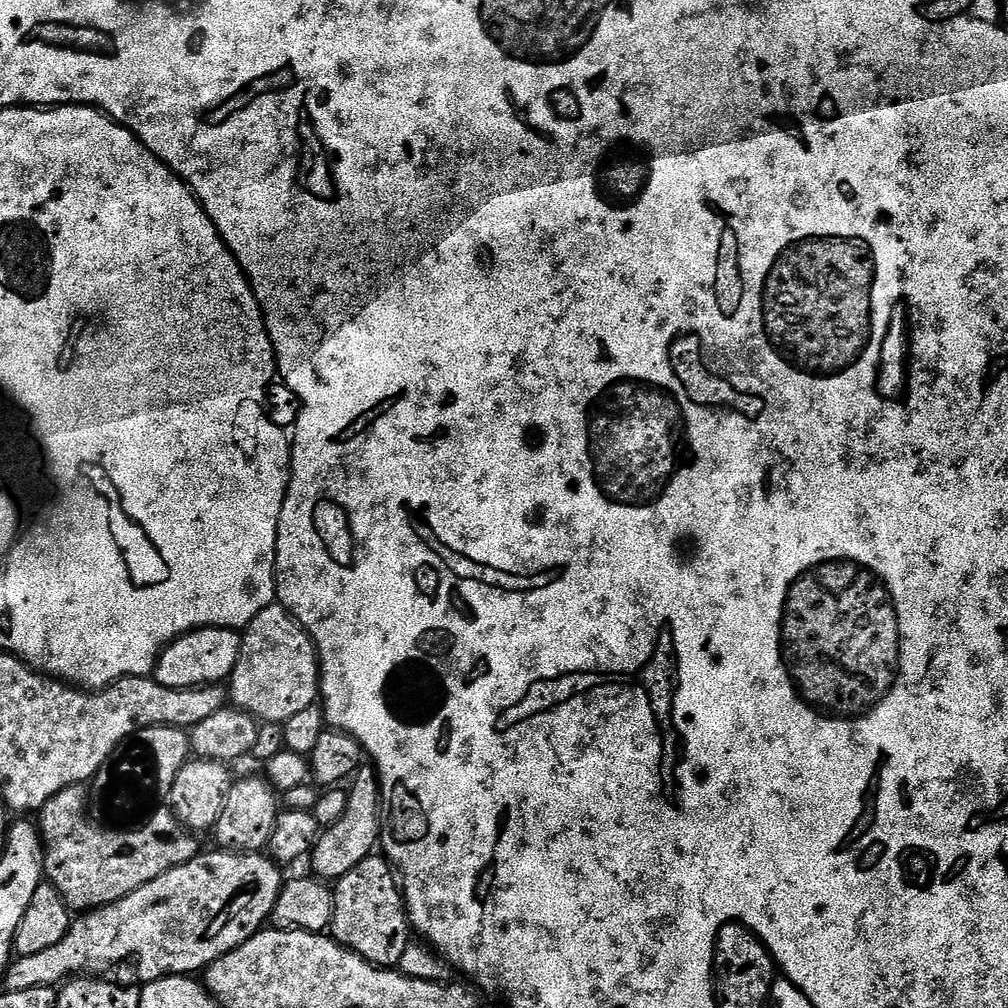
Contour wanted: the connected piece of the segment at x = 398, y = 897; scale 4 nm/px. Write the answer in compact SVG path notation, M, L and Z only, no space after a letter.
M380 854L366 857L350 870L350 874L335 881L334 899L330 925L332 939L376 968L395 969L399 966L414 932L408 923L408 906L393 865Z

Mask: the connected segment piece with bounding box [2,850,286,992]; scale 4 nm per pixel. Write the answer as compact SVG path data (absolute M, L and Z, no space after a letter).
M201 851L190 862L174 866L174 870L166 870L166 874L146 882L146 886L138 886L134 894L126 894L126 898L118 902L77 915L68 928L66 938L62 938L58 946L50 946L38 954L16 956L13 959L8 969L2 973L3 991L21 992L46 988L85 974L104 974L107 968L112 968L131 956L136 959L136 972L144 982L161 980L167 976L203 973L214 961L242 946L242 942L249 940L271 921L272 911L286 883L286 876L280 873L283 872L281 865L271 855L215 851Z

